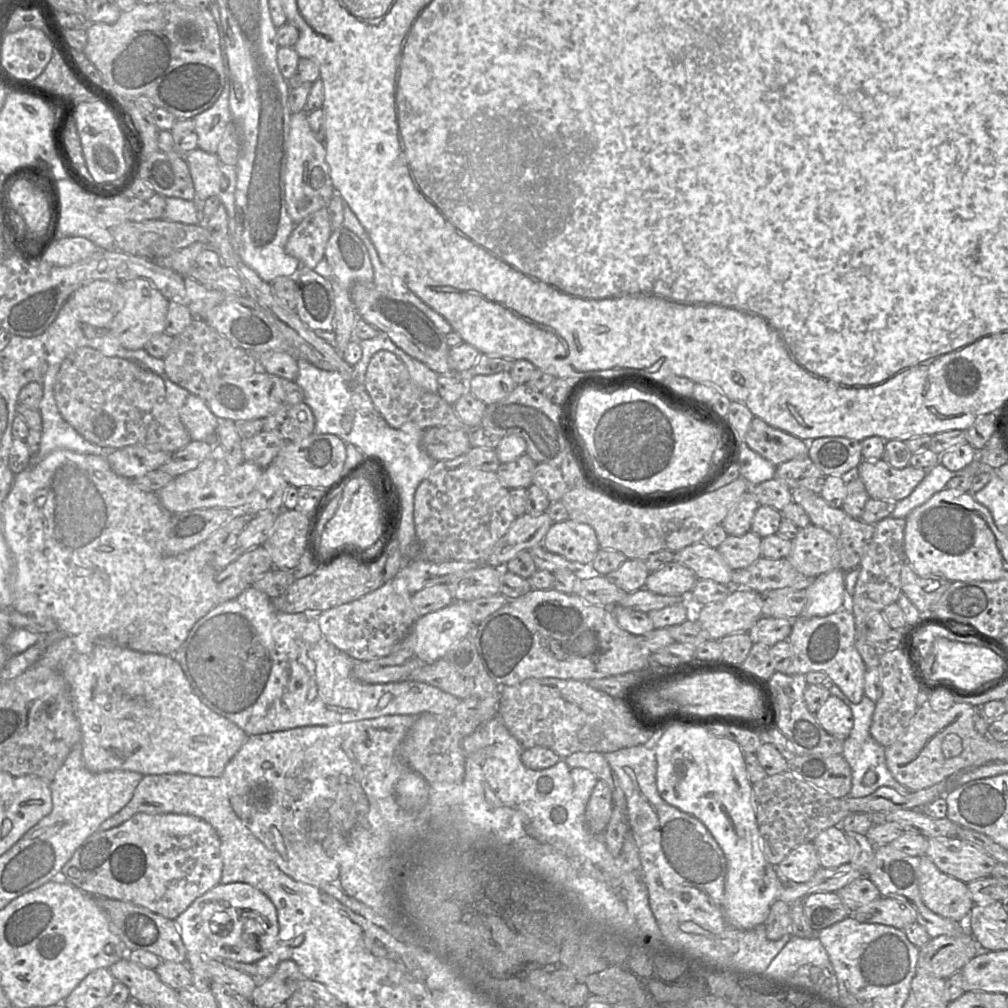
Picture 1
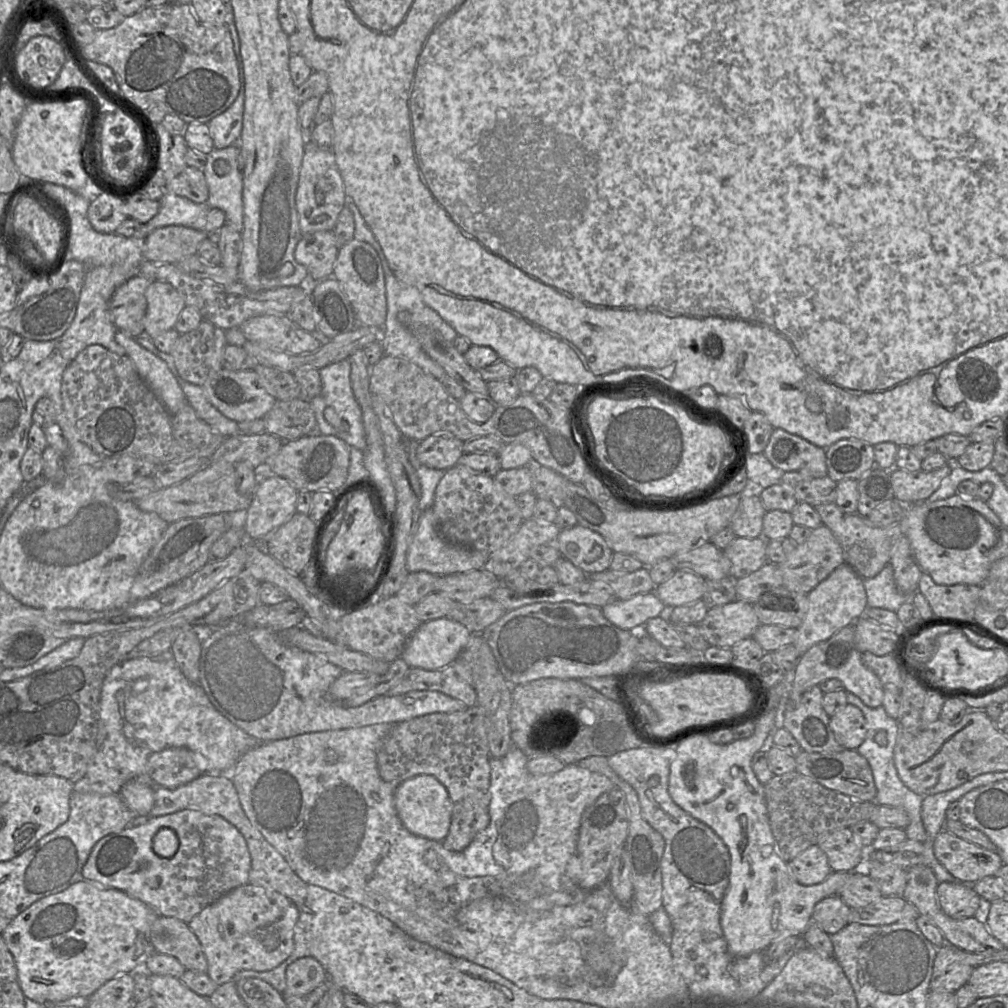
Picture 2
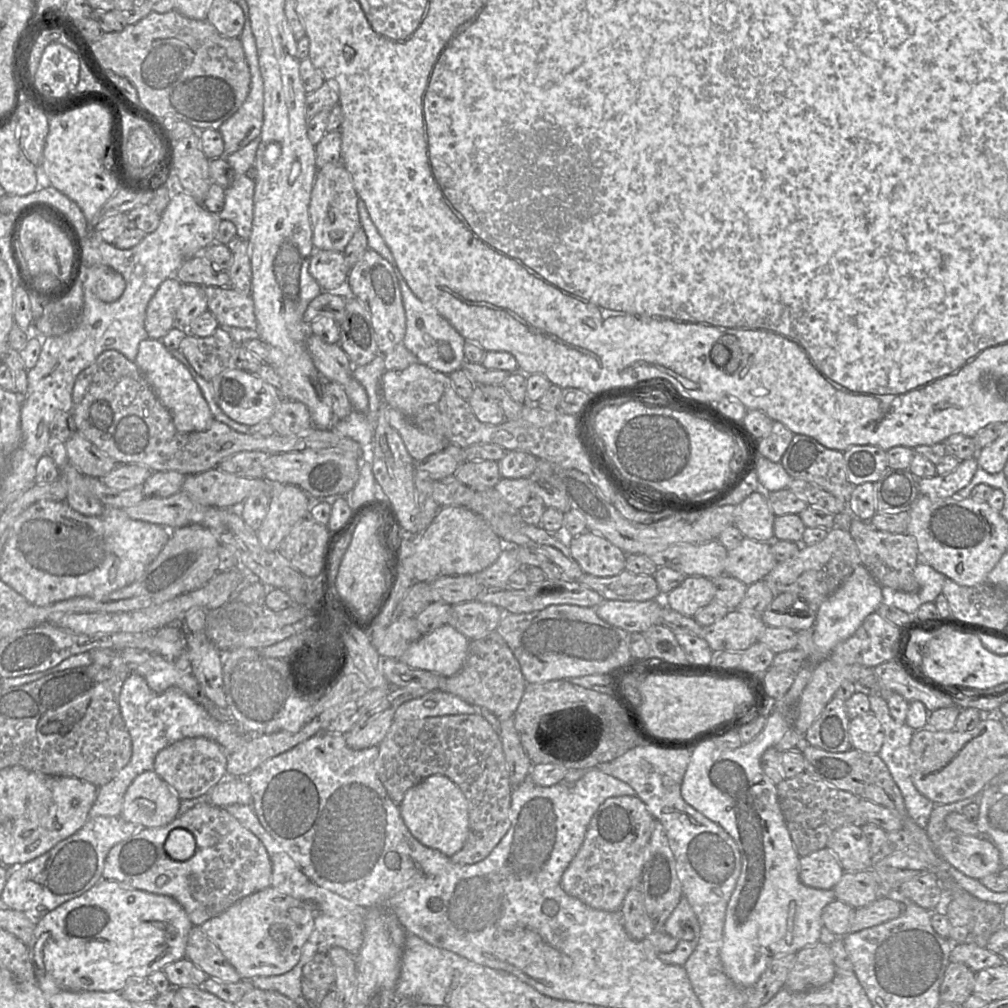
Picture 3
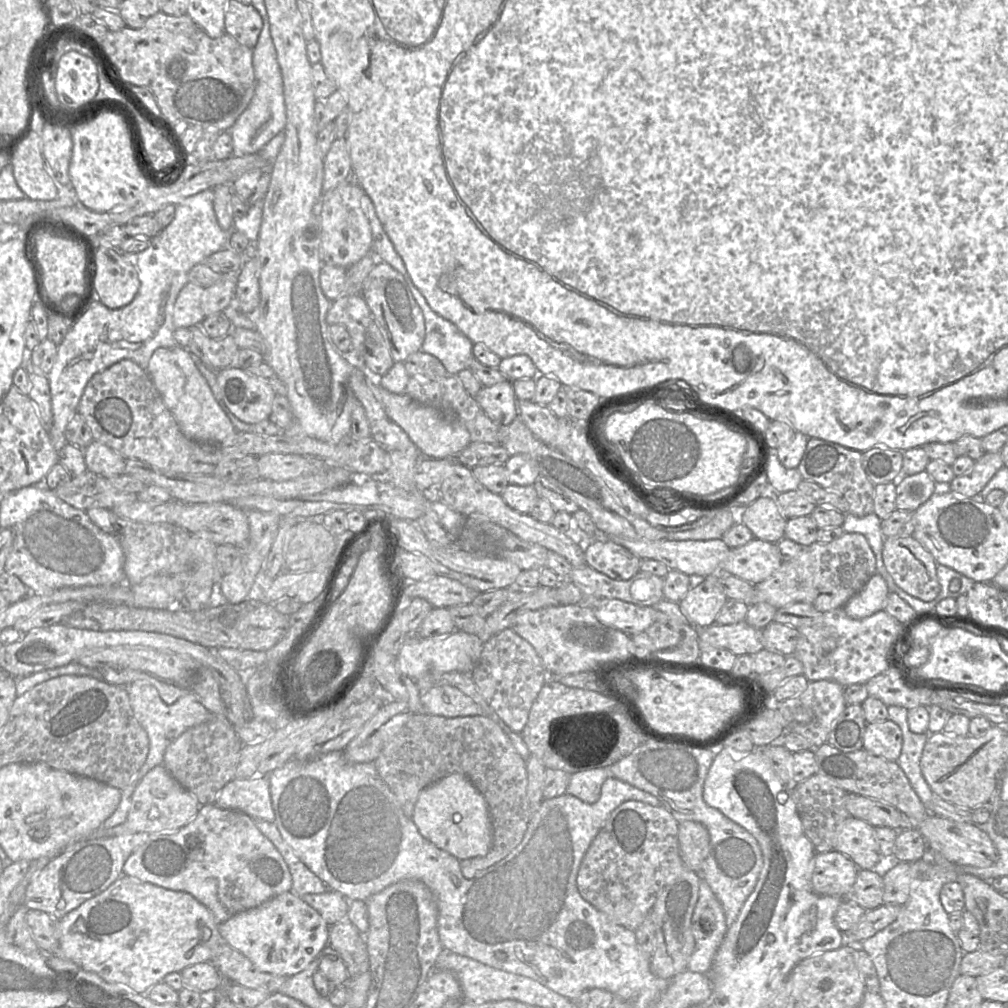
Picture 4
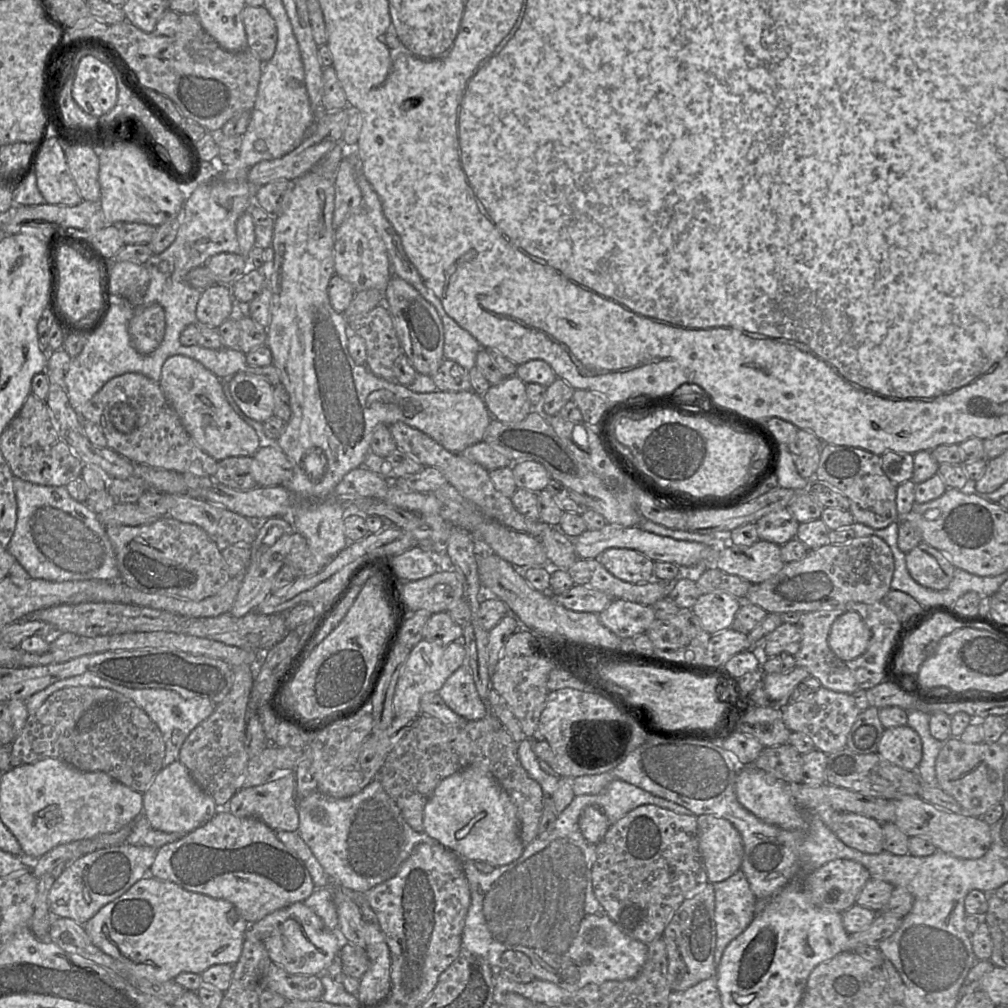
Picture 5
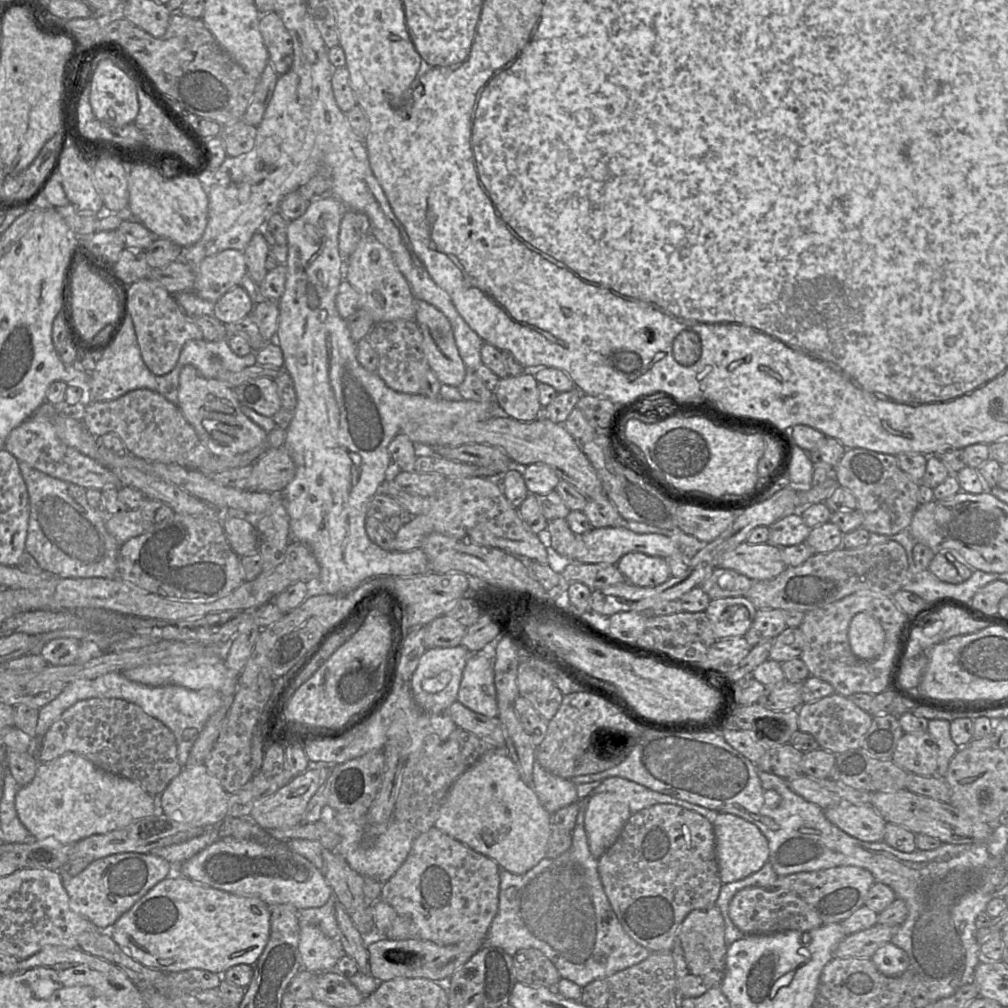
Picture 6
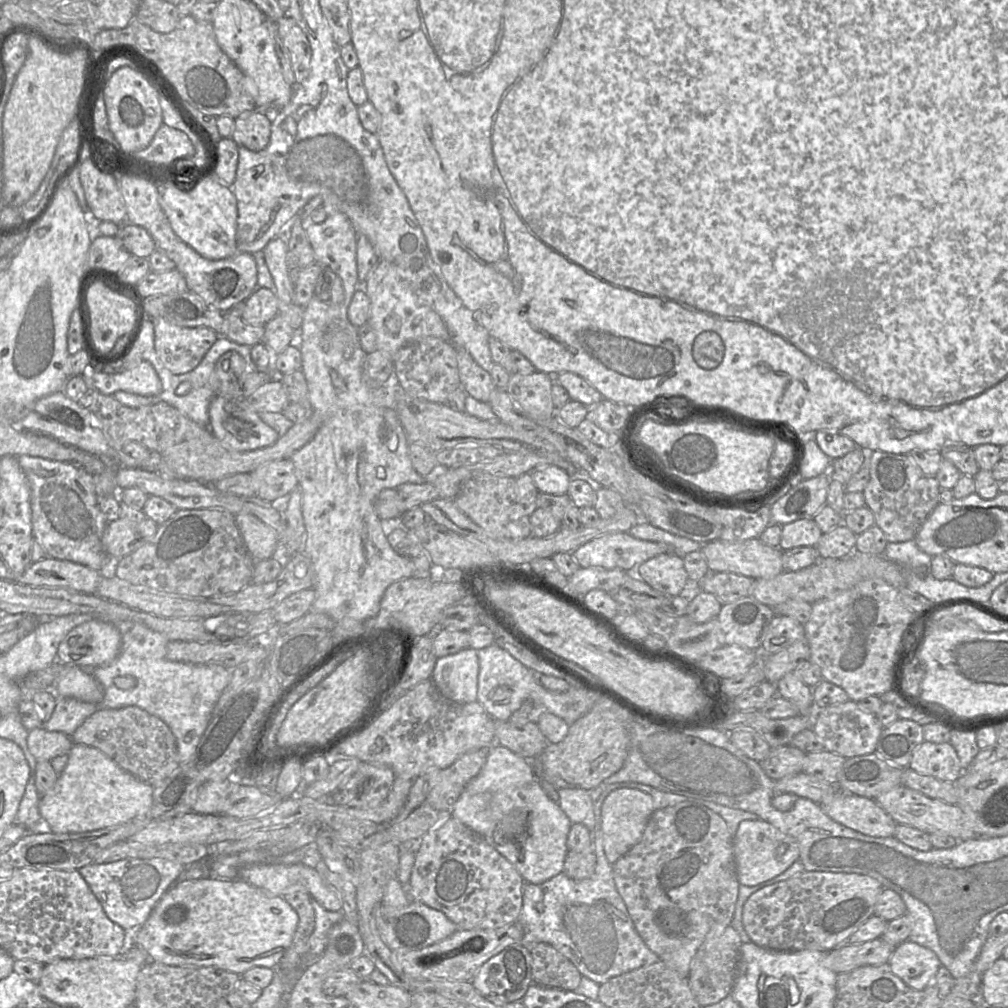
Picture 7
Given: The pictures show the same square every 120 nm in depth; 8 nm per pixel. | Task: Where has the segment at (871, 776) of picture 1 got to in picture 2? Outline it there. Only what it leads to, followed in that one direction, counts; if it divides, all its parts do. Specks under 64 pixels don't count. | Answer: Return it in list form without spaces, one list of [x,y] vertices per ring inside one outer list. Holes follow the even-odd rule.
[[[846,692],[846,697],[849,704],[861,710],[866,721],[866,739],[856,751],[867,759],[871,767],[877,789],[874,802],[880,805],[903,809],[910,819],[908,826],[905,828],[907,838],[924,843],[927,841],[927,834],[921,818],[921,806],[924,797],[911,791],[902,782],[894,763],[894,747],[901,731],[898,721],[891,718],[882,706],[870,708],[851,692]]]

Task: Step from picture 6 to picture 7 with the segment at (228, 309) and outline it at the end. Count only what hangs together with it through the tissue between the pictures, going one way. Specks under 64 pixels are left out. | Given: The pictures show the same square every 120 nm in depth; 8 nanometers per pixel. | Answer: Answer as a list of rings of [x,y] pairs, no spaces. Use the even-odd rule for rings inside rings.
[[[258,287],[244,302],[229,312],[235,312],[247,323],[264,326],[279,311],[279,299],[274,289]]]

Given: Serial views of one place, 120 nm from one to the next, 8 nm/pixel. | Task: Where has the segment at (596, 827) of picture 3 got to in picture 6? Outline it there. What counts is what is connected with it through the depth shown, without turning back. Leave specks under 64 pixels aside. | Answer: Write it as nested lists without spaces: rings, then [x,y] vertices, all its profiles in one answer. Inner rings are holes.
[[[656,804],[632,814],[618,839],[597,861],[605,893],[622,927],[651,952],[670,952],[685,917],[693,910],[716,906],[723,884],[718,873],[712,823],[673,804]]]

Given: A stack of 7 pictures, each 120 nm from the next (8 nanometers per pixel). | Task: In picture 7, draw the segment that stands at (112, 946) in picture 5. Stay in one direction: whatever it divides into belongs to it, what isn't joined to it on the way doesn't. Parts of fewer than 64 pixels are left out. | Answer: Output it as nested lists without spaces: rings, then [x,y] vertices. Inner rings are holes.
[[[199,878],[178,880],[165,892],[158,903],[153,908],[148,919],[137,930],[134,931],[134,945],[139,947],[150,961],[179,967],[214,967],[226,970],[237,975],[242,975],[247,970],[254,967],[276,967],[283,957],[286,949],[291,945],[293,936],[298,926],[298,914],[292,906],[283,898],[263,891],[240,879],[221,878]]]

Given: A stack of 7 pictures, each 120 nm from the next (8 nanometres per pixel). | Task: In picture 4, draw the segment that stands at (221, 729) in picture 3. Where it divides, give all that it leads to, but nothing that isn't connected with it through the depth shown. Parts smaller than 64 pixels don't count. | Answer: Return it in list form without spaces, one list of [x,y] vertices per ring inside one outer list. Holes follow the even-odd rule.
[[[133,682],[126,687],[133,714],[149,738],[149,752],[145,763],[132,782],[121,789],[121,799],[114,813],[104,821],[103,828],[112,828],[123,823],[128,813],[132,793],[139,780],[151,769],[162,765],[167,747],[187,730],[199,726],[212,717],[212,714],[194,696],[184,696],[168,705],[162,701],[155,687],[143,682]]]

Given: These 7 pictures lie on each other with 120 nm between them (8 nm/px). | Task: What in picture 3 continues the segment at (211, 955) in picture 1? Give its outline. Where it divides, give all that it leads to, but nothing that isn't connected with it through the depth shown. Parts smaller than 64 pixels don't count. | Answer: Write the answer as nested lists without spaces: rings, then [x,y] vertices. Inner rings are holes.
[[[268,887],[242,898],[199,927],[220,949],[241,978],[249,980],[259,976],[281,975],[294,968],[300,961],[302,948],[314,928],[314,920],[315,909],[306,902]]]

